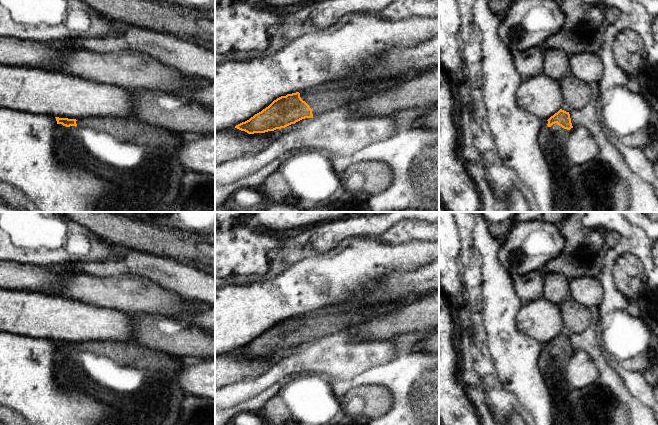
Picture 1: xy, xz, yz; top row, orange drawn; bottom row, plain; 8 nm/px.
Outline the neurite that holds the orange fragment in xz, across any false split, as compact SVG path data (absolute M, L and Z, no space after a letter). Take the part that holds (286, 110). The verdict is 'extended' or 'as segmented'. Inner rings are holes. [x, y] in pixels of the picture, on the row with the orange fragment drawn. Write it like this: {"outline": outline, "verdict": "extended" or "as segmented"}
{"outline": "M407 78L395 80L383 79L373 83L365 83L351 87L338 86L333 88L309 88L300 92L287 94L286 96L277 98L268 107L255 114L249 120L236 125L235 128L245 131L248 134L265 133L268 131L285 128L302 119L317 117L318 115L329 110L352 106L368 96L371 96L379 91L389 89L392 87L391 84L393 82L399 83L405 79Z", "verdict": "extended"}

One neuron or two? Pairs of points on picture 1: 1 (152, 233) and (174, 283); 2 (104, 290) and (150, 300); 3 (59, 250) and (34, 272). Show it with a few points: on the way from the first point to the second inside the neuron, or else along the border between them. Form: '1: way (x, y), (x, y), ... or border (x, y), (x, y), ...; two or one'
1: border (139, 250), (184, 262); two
2: way (115, 299), (139, 300); one
3: border (18, 262), (45, 266); two

